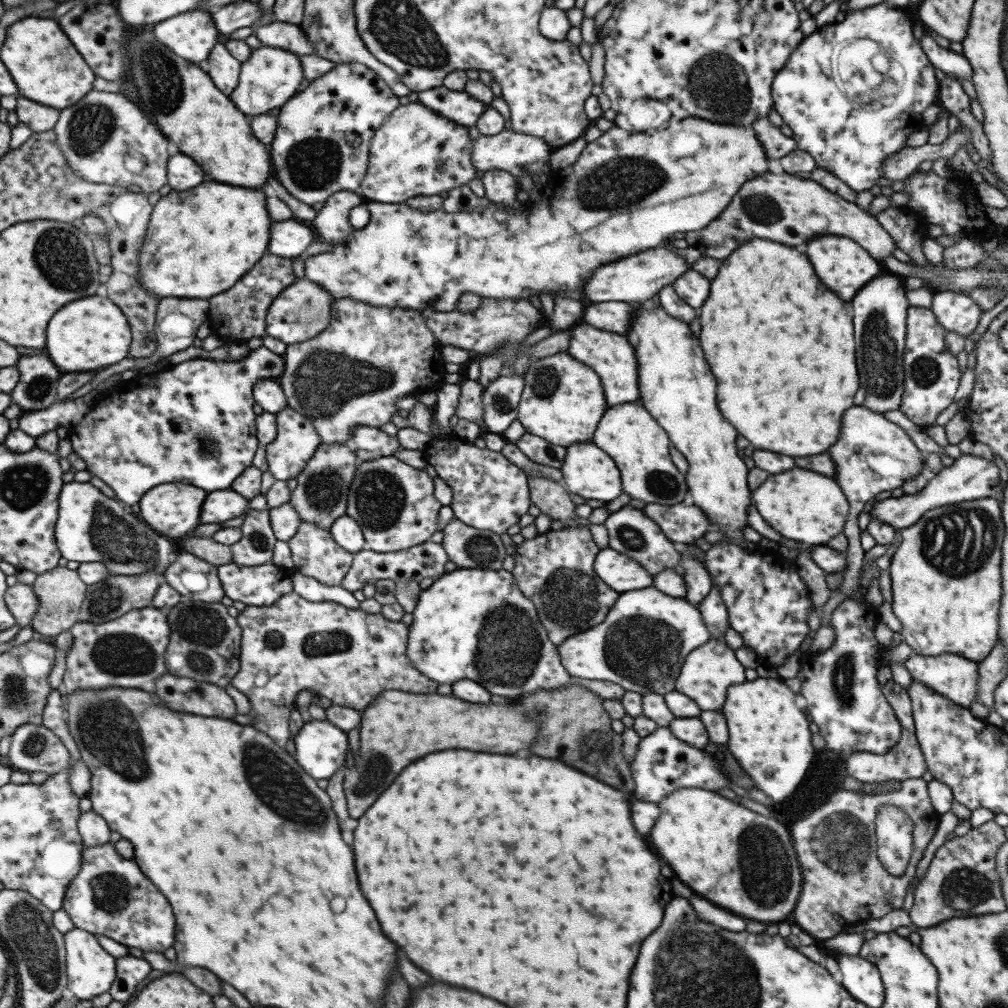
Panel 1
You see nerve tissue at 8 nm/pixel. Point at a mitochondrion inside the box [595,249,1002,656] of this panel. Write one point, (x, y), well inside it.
(950, 528)

